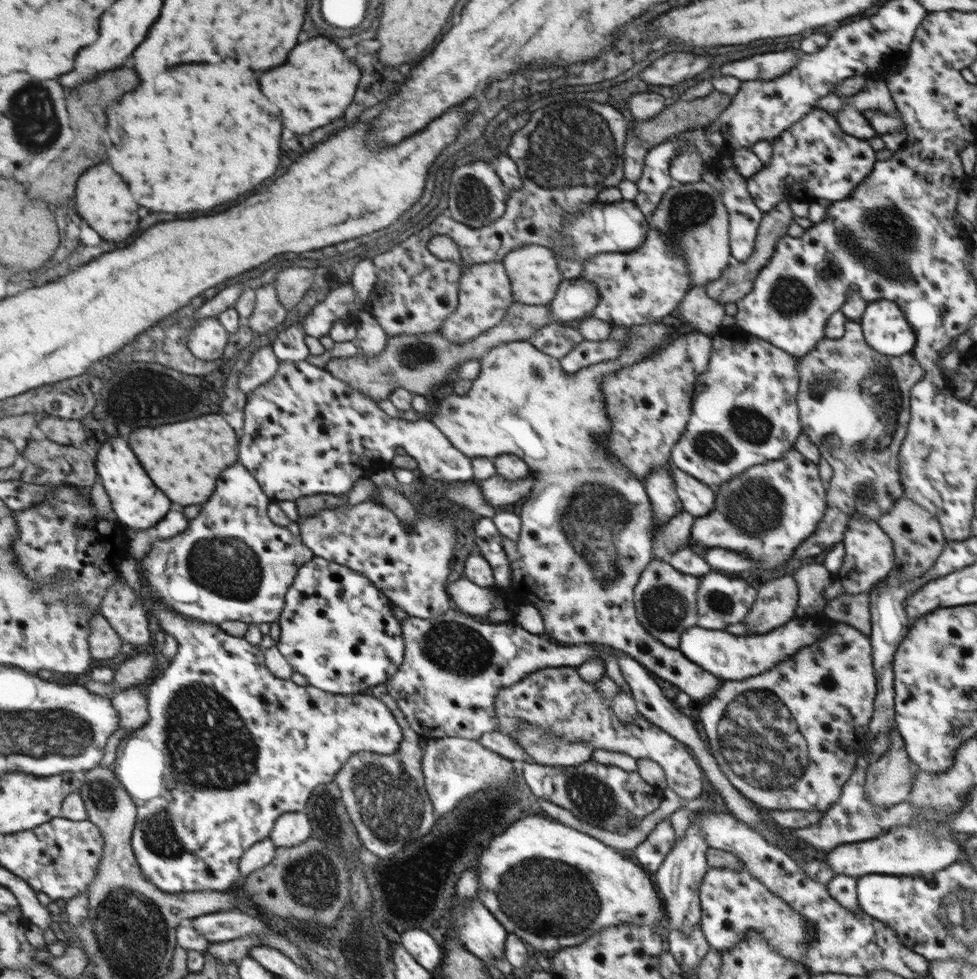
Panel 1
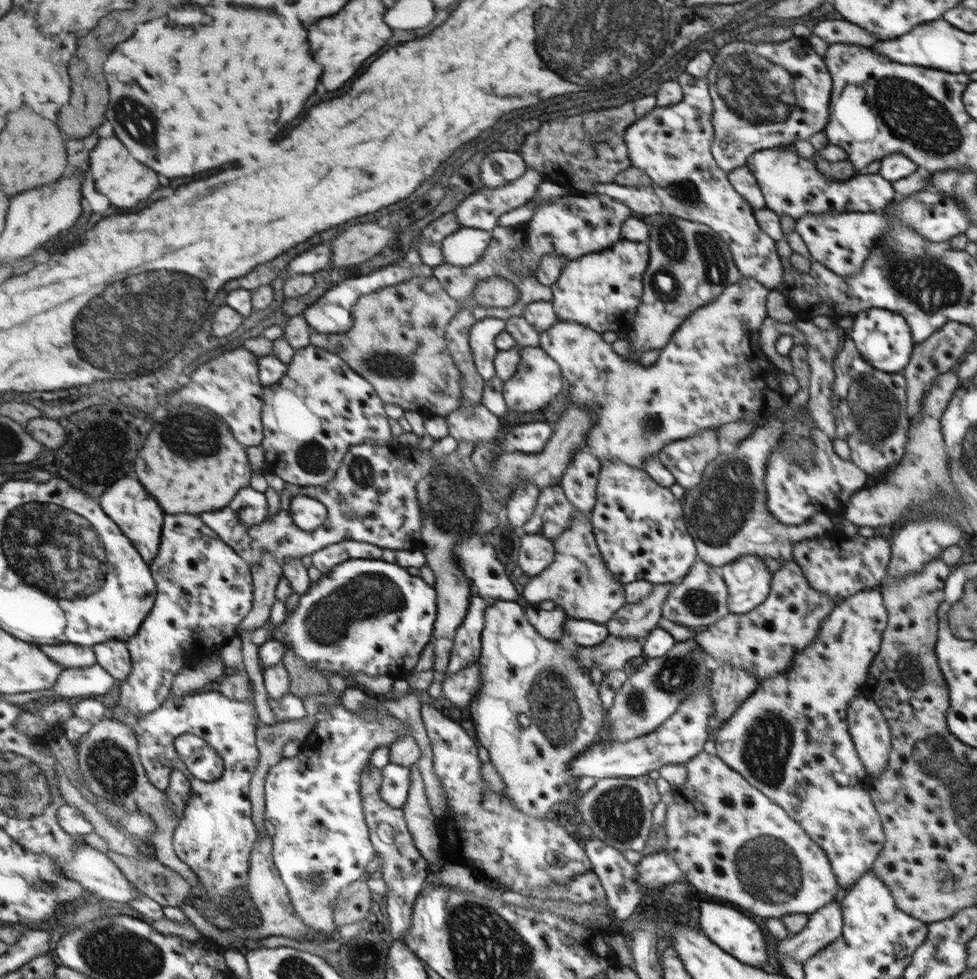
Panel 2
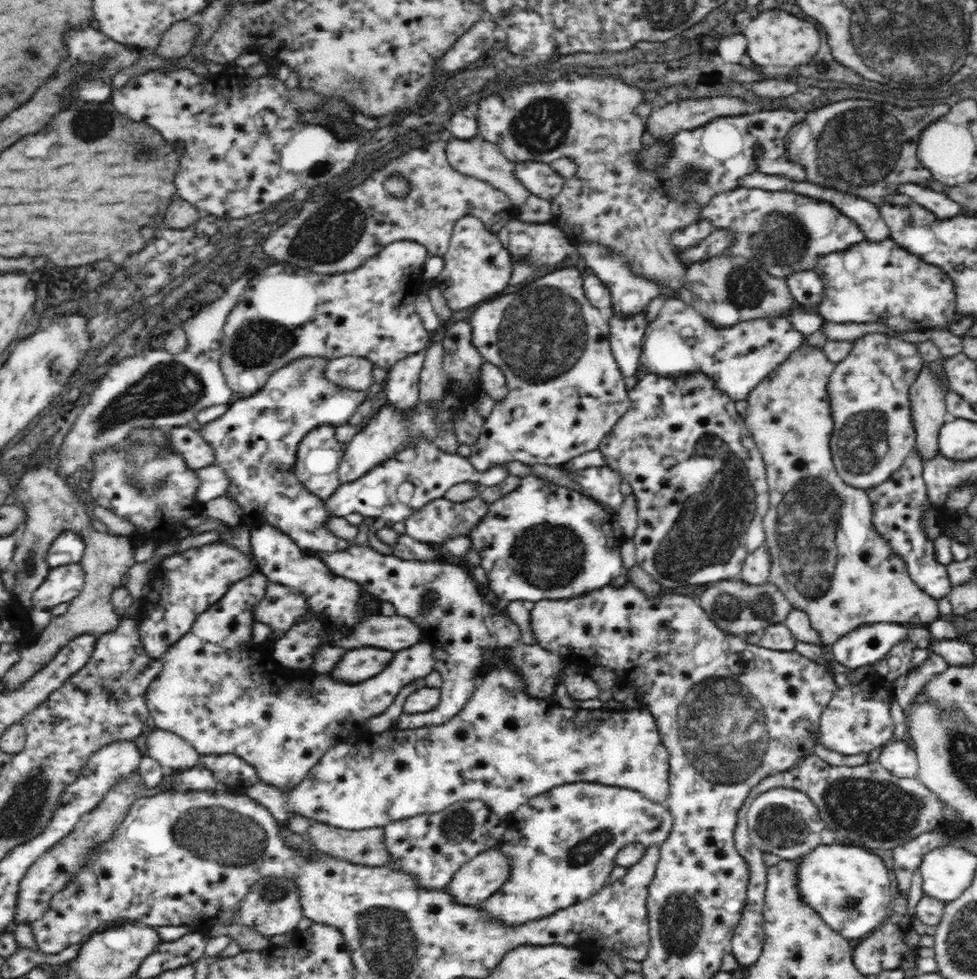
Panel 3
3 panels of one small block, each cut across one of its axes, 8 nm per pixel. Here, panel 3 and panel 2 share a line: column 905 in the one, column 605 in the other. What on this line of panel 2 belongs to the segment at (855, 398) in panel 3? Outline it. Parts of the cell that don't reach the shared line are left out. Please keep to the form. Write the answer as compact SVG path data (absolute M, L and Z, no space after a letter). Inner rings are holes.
M741 278L714 301L691 313L674 332L669 344L661 348L658 361L650 368L629 362L626 356L613 349L601 333L582 323L557 320L554 326L542 331L539 346L558 359L558 366L570 384L572 405L588 410L596 408L594 423L586 437L586 450L592 457L600 463L618 458L634 468L644 469L646 458L657 456L668 442L694 436L704 429L716 429L729 422L744 419L756 422L764 406L756 400L764 388L764 380L754 376L756 372L776 370L770 362L750 362L756 354L754 350L758 348L760 326L766 318L766 296L768 287L756 279Z

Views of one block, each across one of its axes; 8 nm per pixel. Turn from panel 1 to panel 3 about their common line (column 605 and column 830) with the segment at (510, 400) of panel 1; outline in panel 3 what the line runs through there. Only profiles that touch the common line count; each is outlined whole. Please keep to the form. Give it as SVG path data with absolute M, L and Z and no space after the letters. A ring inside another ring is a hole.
M803 343L802 346L790 354L789 358L774 369L773 372L764 379L756 389L750 392L747 398L748 406L745 413L742 415L745 420L745 426L751 432L752 438L759 446L760 452L765 462L765 473L769 484L769 509L763 518L763 527L765 530L765 545L766 552L770 555L770 578L769 582L774 583L778 587L778 591L786 597L786 601L790 603L791 608L803 610L810 618L812 629L818 632L819 640L822 644L832 645L838 639L844 638L850 632L859 628L876 624L876 622L894 622L895 624L910 624L918 623L918 626L928 627L937 619L941 618L938 611L937 600L931 598L926 592L915 584L909 574L907 563L899 554L895 554L893 546L885 538L884 534L878 533L874 527L874 506L870 502L870 498L864 490L855 490L848 486L840 477L837 476L837 470L833 463L832 451L830 448L831 434L833 433L834 421L833 414L830 411L830 394L828 394L828 386L830 374L835 369L835 364L830 362L824 351L820 348L814 348Z

